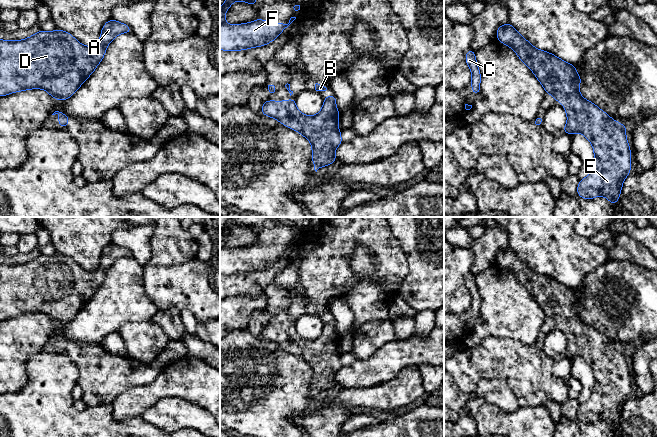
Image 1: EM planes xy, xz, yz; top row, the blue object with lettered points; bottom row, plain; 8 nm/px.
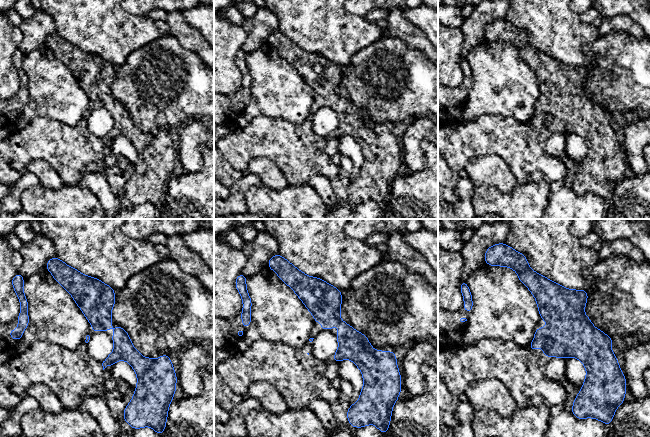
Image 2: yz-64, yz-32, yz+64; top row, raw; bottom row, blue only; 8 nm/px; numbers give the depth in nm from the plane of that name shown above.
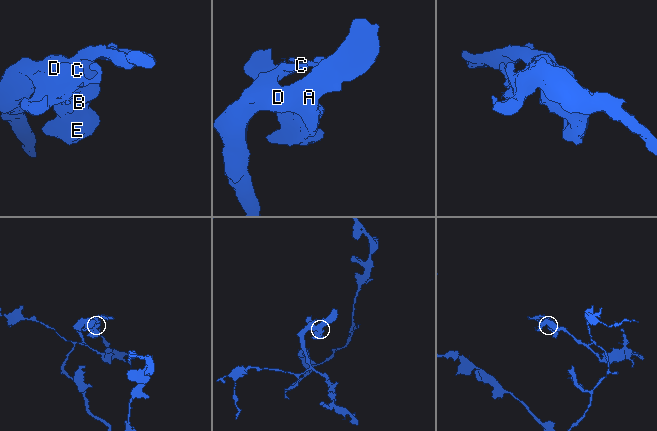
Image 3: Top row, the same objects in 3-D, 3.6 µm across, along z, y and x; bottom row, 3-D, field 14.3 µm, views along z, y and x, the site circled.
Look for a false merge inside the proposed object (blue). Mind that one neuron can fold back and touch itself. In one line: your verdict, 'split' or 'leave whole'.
leave whole

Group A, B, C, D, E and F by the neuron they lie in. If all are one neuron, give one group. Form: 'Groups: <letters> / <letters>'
Groups: A B C D E F

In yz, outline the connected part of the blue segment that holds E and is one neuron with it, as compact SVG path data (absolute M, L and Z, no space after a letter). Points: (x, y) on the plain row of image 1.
M509 246L498 251L496 261L498 265L511 271L516 276L520 284L535 298L545 316L552 319L558 327L564 330L568 344L563 356L569 359L581 357L591 366L595 383L590 398L578 407L578 420L584 423L604 420L614 430L619 423L623 405L631 394L632 375L626 362L626 349L618 347L593 326L587 325L580 319L581 301L574 289L549 276L536 273Z

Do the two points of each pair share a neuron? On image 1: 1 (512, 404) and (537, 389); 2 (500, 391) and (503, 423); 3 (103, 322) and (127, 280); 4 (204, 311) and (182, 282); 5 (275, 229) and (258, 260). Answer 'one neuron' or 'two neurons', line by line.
1: two neurons
2: two neurons
3: one neuron
4: one neuron
5: one neuron

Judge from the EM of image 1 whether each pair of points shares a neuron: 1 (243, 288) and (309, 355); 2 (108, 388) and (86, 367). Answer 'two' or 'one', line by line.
1: two
2: one

